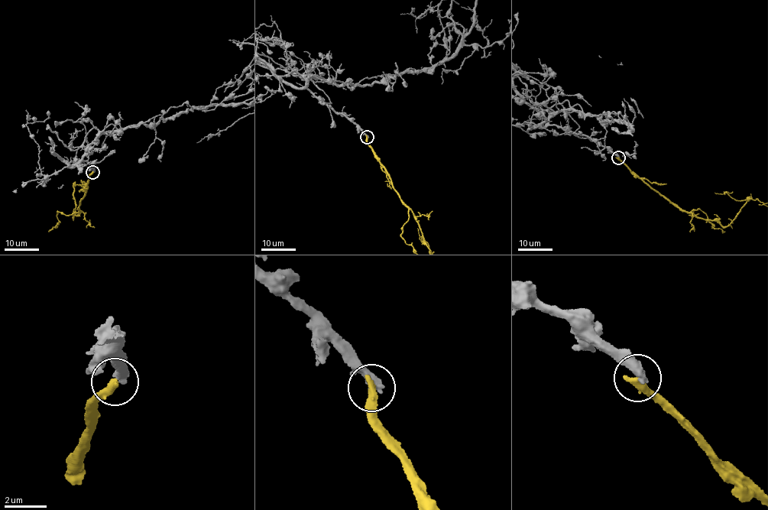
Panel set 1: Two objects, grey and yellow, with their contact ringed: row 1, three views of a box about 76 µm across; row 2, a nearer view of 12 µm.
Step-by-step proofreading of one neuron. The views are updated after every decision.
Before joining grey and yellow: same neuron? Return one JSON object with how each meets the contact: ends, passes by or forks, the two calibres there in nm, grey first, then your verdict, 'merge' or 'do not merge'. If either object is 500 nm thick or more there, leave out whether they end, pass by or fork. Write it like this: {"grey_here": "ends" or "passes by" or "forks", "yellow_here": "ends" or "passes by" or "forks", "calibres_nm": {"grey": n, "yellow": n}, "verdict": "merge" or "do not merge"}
{"grey_here": "ends", "yellow_here": "ends", "calibres_nm": {"grey": 480, "yellow": 420}, "verdict": "do not merge"}

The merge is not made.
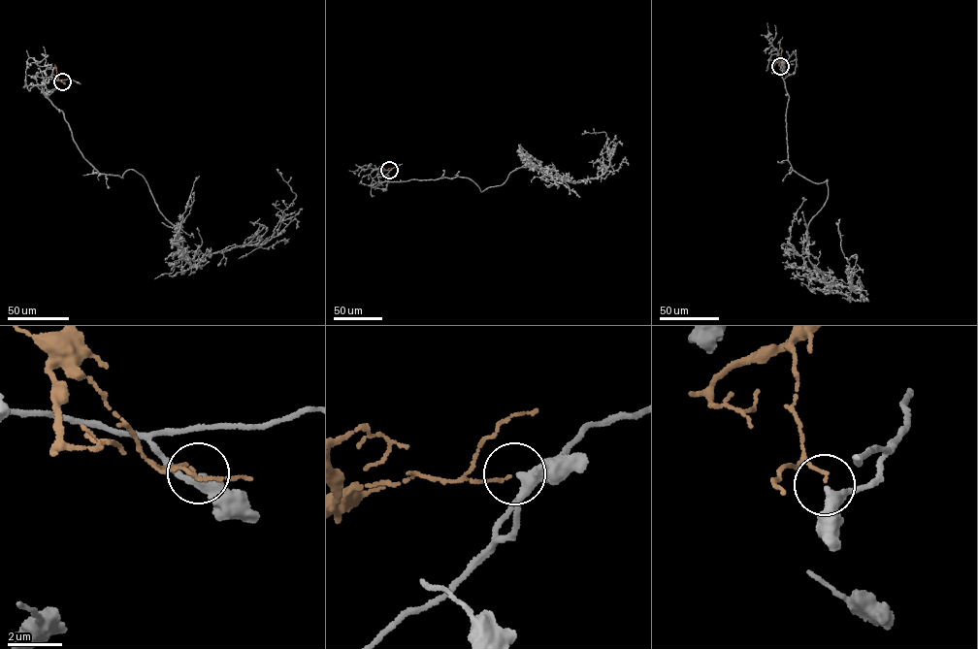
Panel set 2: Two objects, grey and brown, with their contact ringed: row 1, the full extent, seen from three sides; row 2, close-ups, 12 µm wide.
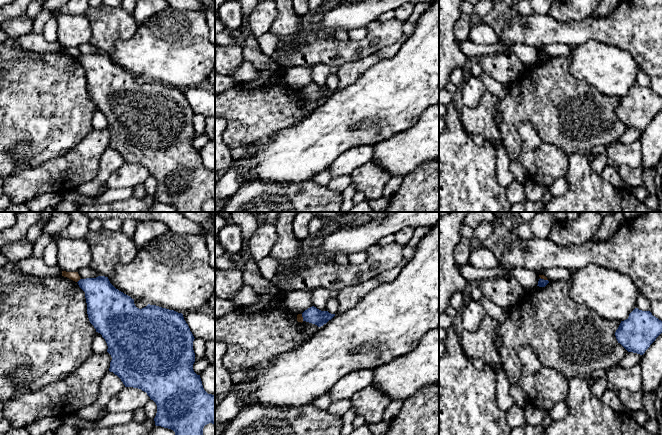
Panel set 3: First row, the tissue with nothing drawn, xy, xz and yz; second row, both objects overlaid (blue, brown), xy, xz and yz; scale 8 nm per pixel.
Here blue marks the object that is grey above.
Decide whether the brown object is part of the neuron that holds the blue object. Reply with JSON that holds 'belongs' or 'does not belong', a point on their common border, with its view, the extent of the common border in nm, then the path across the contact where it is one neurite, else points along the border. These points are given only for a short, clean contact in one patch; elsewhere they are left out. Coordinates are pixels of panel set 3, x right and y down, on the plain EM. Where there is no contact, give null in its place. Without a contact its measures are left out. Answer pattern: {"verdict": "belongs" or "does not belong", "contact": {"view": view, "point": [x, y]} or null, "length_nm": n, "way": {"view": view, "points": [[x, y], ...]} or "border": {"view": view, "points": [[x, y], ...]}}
{"verdict": "does not belong", "contact": {"view": "xy", "point": [79, 56]}, "length_nm": 50, "border": {"view": "xy", "points": [[80, 54], [77, 58]]}}

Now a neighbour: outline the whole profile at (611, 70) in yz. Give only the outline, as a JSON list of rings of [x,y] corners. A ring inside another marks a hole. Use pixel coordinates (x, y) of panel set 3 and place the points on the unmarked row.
[[[595,40],[573,47],[569,58],[572,76],[607,96],[628,95],[640,70],[629,52]]]

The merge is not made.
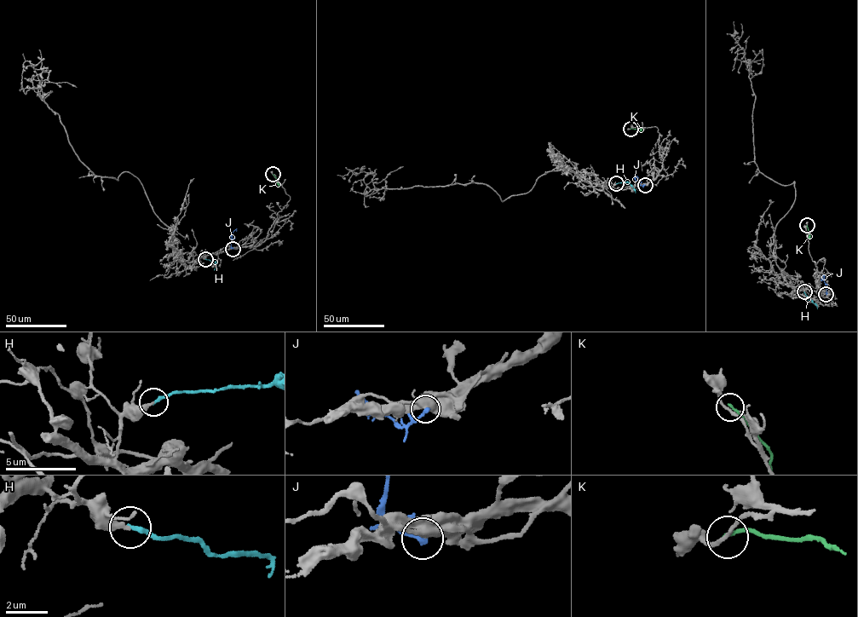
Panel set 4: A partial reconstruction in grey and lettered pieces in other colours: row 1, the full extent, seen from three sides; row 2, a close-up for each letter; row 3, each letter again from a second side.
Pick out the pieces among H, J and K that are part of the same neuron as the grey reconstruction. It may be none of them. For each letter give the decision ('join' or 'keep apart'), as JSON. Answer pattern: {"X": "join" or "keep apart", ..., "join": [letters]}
{"H": "join", "J": "keep apart", "K": "keep apart", "join": ["H"]}

